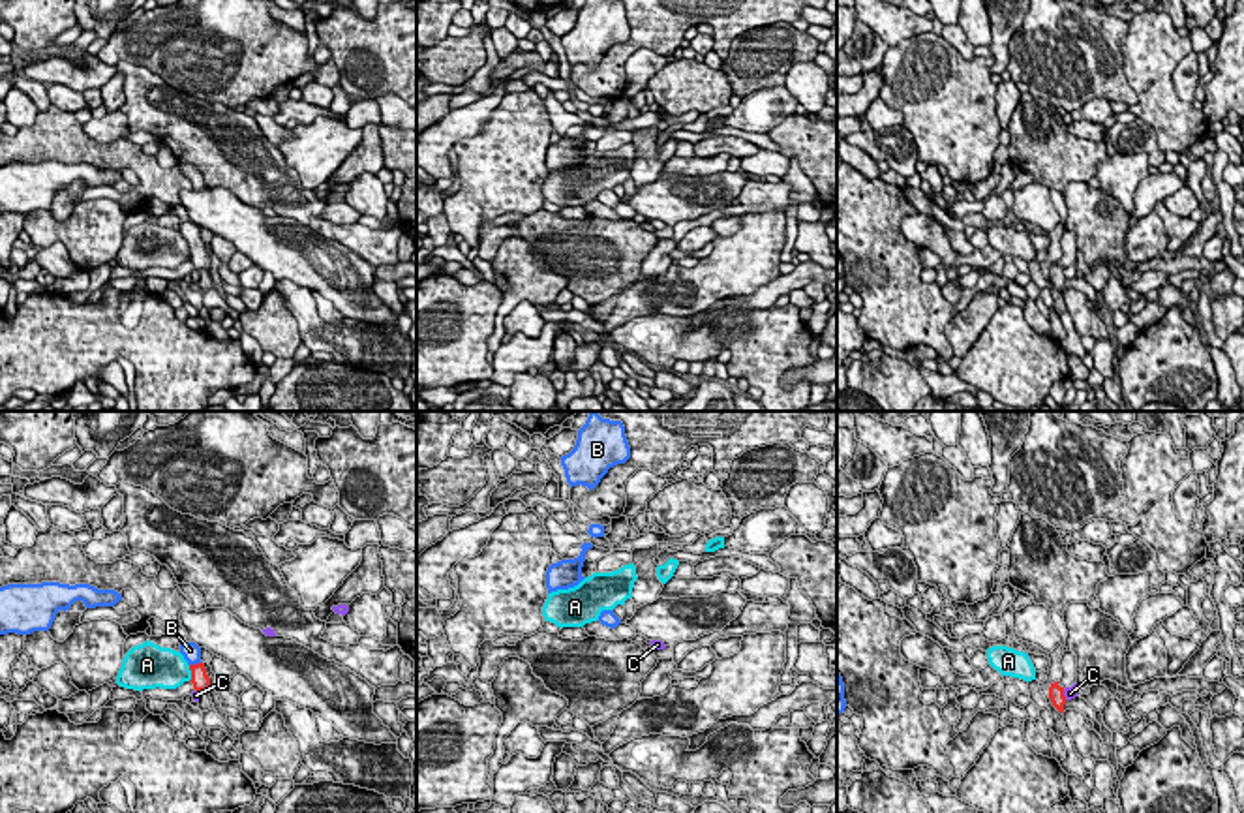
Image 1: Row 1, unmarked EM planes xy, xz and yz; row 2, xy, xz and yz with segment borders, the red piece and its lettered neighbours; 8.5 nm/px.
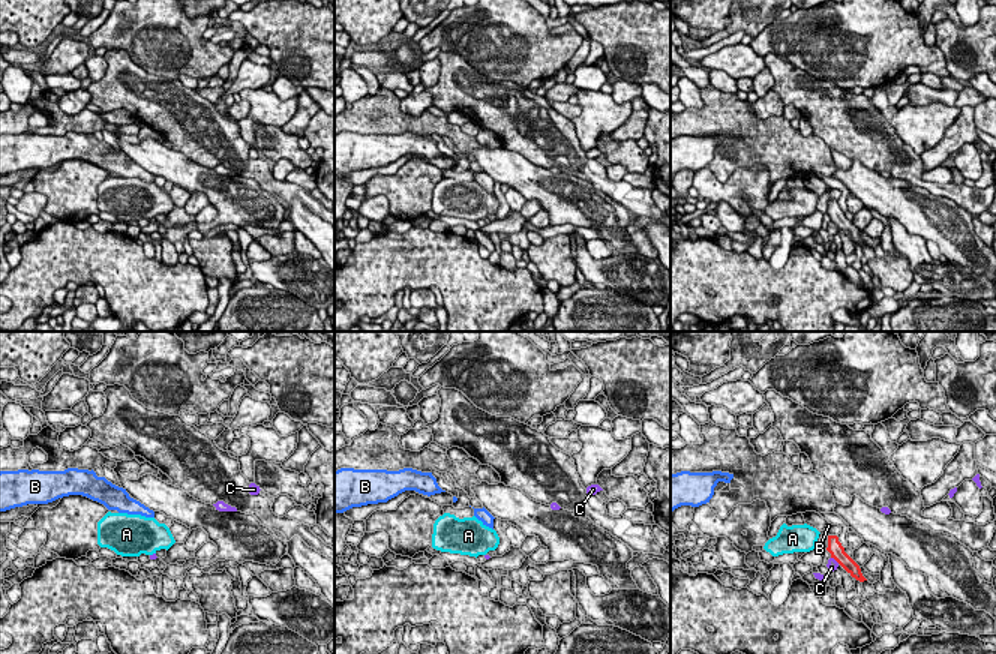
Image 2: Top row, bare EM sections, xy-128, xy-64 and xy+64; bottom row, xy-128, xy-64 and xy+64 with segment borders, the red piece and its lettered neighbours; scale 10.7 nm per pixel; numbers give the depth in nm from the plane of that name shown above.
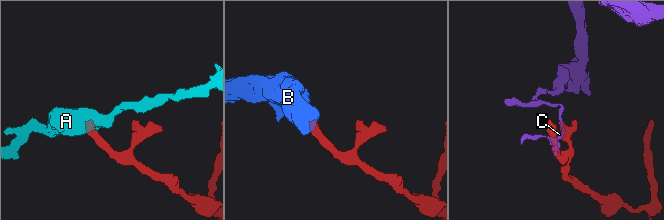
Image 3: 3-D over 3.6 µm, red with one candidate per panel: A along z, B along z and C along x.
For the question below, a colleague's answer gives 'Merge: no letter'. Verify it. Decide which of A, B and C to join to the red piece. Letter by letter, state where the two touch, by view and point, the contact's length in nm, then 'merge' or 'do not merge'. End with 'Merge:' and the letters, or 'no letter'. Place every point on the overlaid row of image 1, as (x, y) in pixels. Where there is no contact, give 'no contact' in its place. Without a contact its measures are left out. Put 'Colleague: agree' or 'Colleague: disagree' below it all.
A: meets red in xy at (192, 673); contact 140 nm long; do not merge
B: meets red in xy at (197, 663); contact 120 nm long; merge
C: meets red in yz at (1062, 695); contact 100 nm long; do not merge
Merge: B
Colleague: disagree

